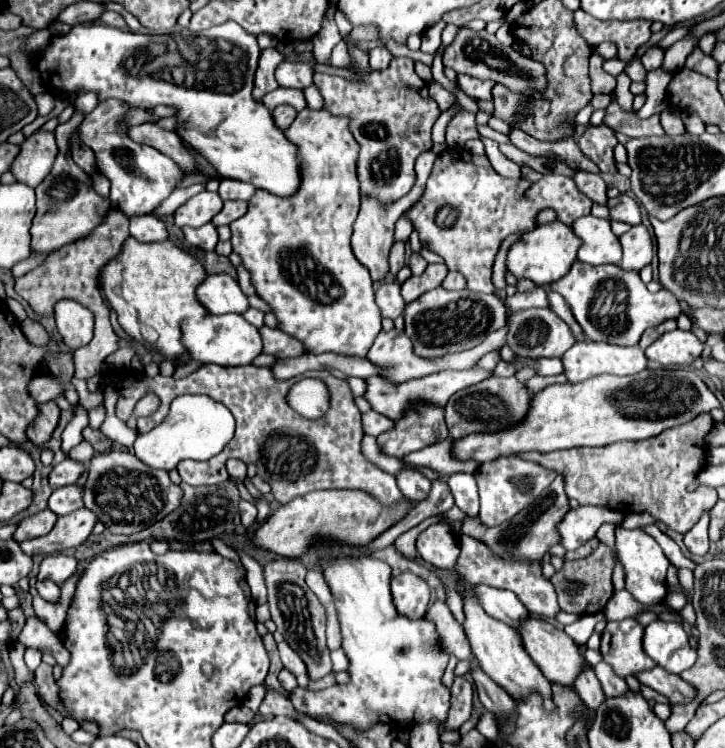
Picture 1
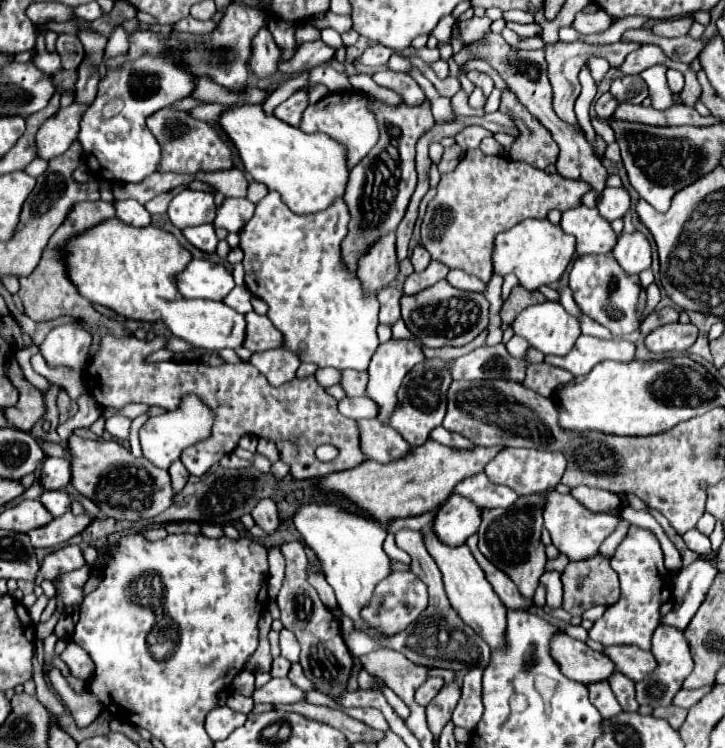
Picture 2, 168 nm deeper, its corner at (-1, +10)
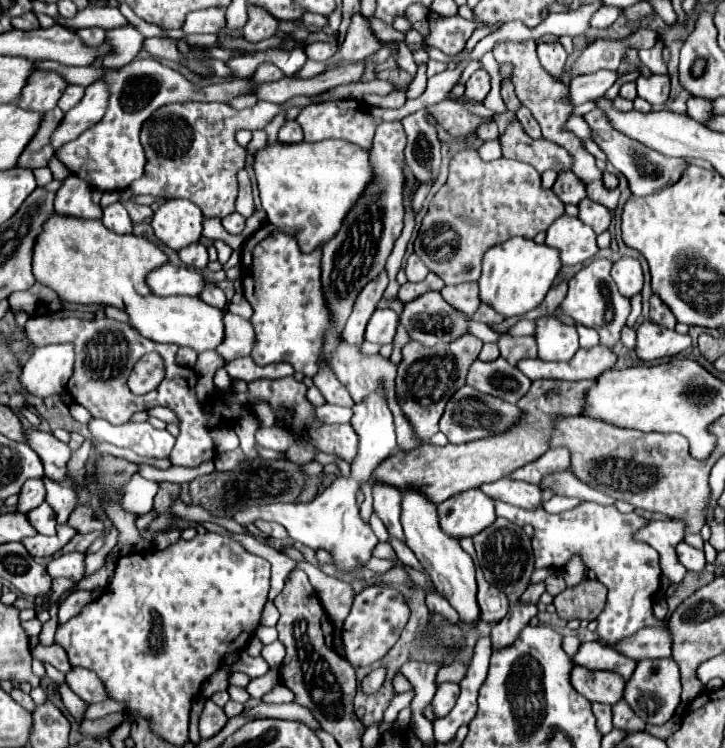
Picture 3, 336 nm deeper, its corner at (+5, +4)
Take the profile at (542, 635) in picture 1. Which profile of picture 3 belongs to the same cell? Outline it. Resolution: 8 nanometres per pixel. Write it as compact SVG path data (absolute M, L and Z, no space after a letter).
M574 667L572 671L574 689L592 703L614 705L624 695L626 681L618 673L610 671L590 671L584 667Z

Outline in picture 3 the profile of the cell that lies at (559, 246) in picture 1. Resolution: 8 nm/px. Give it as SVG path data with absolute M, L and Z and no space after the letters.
M524 237L508 239L506 243L492 247L484 255L484 269L478 281L480 301L490 305L494 311L498 311L504 317L524 315L536 309L544 301L560 267L562 263L556 249L548 245L536 245L534 241Z

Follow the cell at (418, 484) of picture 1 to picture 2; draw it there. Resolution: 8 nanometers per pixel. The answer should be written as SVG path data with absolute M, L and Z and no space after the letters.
M364 419L364 421L358 421L358 425L360 425L362 453L368 459L388 463L388 461L396 461L396 459L404 457L404 453L408 453L408 449L412 449L400 437L400 433L396 433L392 427L384 425L376 419Z

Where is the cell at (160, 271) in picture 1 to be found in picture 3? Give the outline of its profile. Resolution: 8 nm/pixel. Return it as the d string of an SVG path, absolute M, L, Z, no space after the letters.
M52 213L32 249L32 273L38 283L54 289L60 299L72 303L100 303L124 309L122 289L134 289L150 295L146 275L166 263L168 257L148 239L136 235L118 235L102 225L102 221L74 219Z

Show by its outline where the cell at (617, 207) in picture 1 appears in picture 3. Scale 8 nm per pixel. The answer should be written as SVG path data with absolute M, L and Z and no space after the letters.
M582 199L582 201L578 203L578 209L580 209L578 219L580 219L582 223L590 225L590 227L596 231L596 235L604 233L604 231L610 227L612 213L610 213L604 205L594 203L594 201L590 201L590 199Z

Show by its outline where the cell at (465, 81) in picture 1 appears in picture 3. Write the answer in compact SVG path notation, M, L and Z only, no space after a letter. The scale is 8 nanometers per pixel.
M478 69L466 81L466 97L474 99L474 101L484 101L488 91L490 91L490 75L484 69Z

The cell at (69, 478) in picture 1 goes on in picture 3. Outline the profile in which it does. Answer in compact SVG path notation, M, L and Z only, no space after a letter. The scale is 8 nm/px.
M28 479L24 483L24 487L22 487L22 491L20 491L20 499L18 499L16 511L18 513L32 511L34 507L44 503L44 497L46 497L46 489L44 489L42 479Z

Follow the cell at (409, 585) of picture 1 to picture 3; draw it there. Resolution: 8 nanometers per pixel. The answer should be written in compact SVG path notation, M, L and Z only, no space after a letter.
M374 585L364 589L360 595L354 597L352 611L346 617L342 629L346 661L350 661L352 667L368 667L374 661L382 659L398 641L404 625L408 623L408 617L410 617L410 609L398 589L390 585Z

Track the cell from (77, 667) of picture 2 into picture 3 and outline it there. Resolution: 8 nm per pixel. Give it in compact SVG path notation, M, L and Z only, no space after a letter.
M74 667L70 673L66 673L66 683L88 705L102 703L102 701L108 699L106 689L102 687L102 681L98 679L98 675L94 675L94 671L88 671L88 669L82 669L82 667Z

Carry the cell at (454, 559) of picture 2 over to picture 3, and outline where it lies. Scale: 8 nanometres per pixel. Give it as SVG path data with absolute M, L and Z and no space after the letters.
M406 487L402 491L402 527L406 545L414 551L416 559L424 567L424 571L430 575L432 583L436 585L438 593L448 599L448 603L458 611L460 619L464 623L476 623L480 617L480 609L476 603L476 579L474 579L474 563L470 555L460 547L460 539L454 539L446 535L440 529L436 505L426 499L416 487Z

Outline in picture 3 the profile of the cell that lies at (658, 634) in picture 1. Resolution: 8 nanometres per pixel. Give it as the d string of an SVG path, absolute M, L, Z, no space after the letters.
M674 659L640 661L634 675L626 683L624 699L630 705L630 709L646 723L650 723L650 725L666 723L674 715L674 711L680 703L680 669L678 669L676 661Z

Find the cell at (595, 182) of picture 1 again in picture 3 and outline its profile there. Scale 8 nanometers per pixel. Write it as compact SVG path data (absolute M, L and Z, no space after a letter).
M562 171L552 189L562 199L564 205L568 205L568 203L576 205L586 197L586 185L572 171Z

